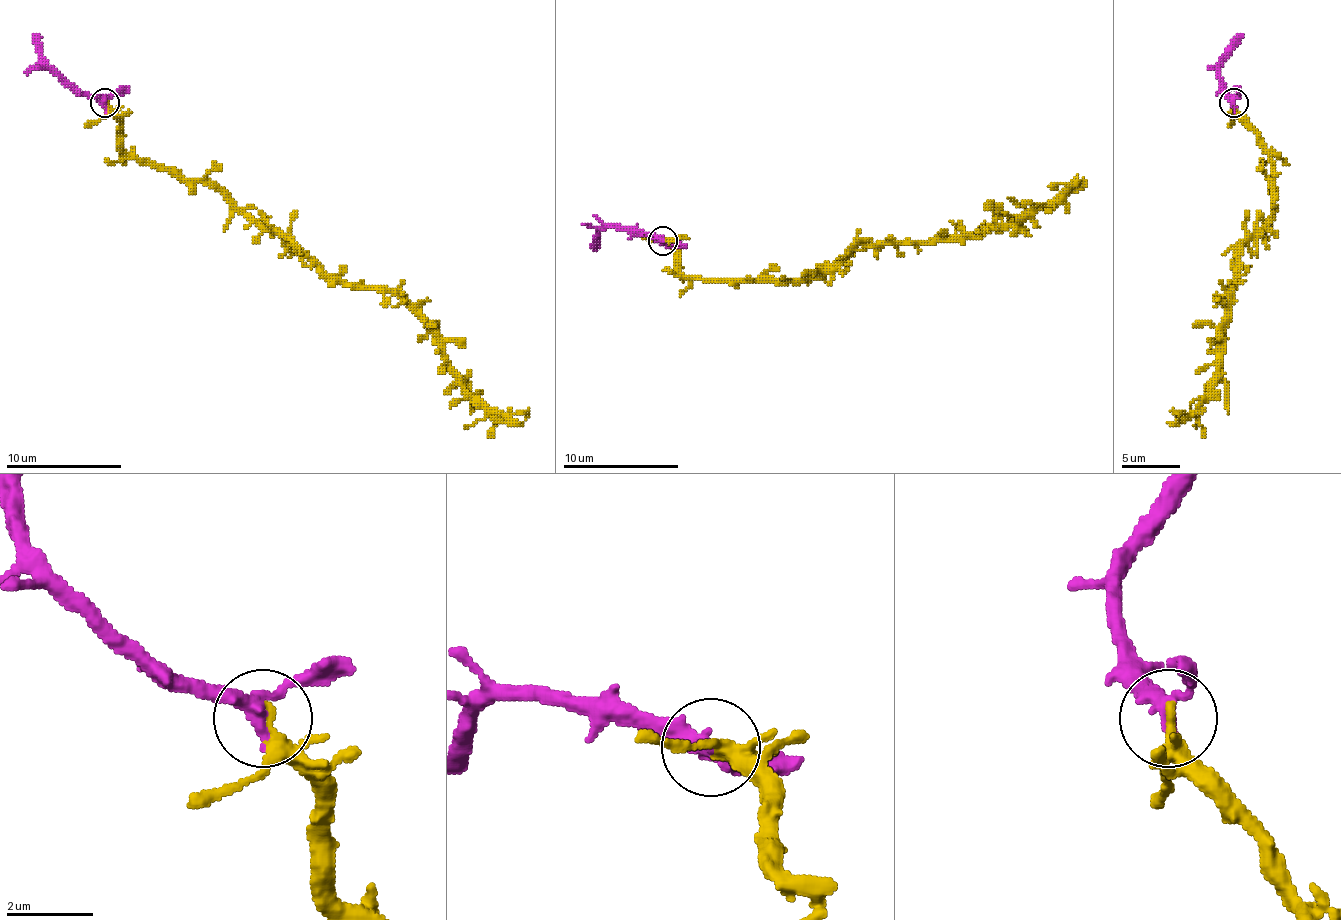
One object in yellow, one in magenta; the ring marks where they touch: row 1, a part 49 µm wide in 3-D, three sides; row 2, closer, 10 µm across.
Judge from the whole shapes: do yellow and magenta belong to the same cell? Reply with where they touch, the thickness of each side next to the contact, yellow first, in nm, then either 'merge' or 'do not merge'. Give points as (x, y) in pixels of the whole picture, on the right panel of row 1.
(1233, 103) | 200/320 nm | merge

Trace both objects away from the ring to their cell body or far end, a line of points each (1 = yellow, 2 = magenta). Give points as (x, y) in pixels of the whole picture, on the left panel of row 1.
1: (105, 104), (126, 150), (184, 179), (210, 179), (328, 275), (392, 289), (459, 382), (505, 414), (526, 411)
2: (105, 104), (76, 92), (47, 63), (36, 34)

